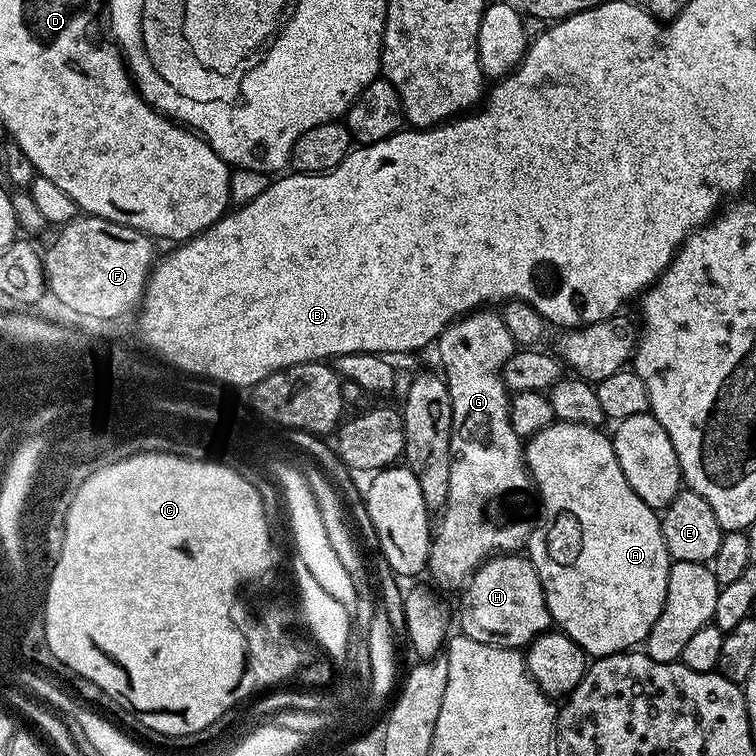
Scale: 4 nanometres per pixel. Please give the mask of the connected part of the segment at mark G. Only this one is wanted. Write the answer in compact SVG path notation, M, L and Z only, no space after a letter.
M477 310L453 320L434 345L434 351L440 355L439 367L448 381L452 403L450 482L446 490L446 502L438 512L440 525L435 525L432 534L432 549L426 569L427 575L432 575L431 583L440 590L463 589L472 573L484 561L492 556L519 553L532 537L534 488L524 462L524 444L511 425L510 393L502 375L506 362L517 350L514 338L510 338L510 330L506 330L503 315L496 310Z

